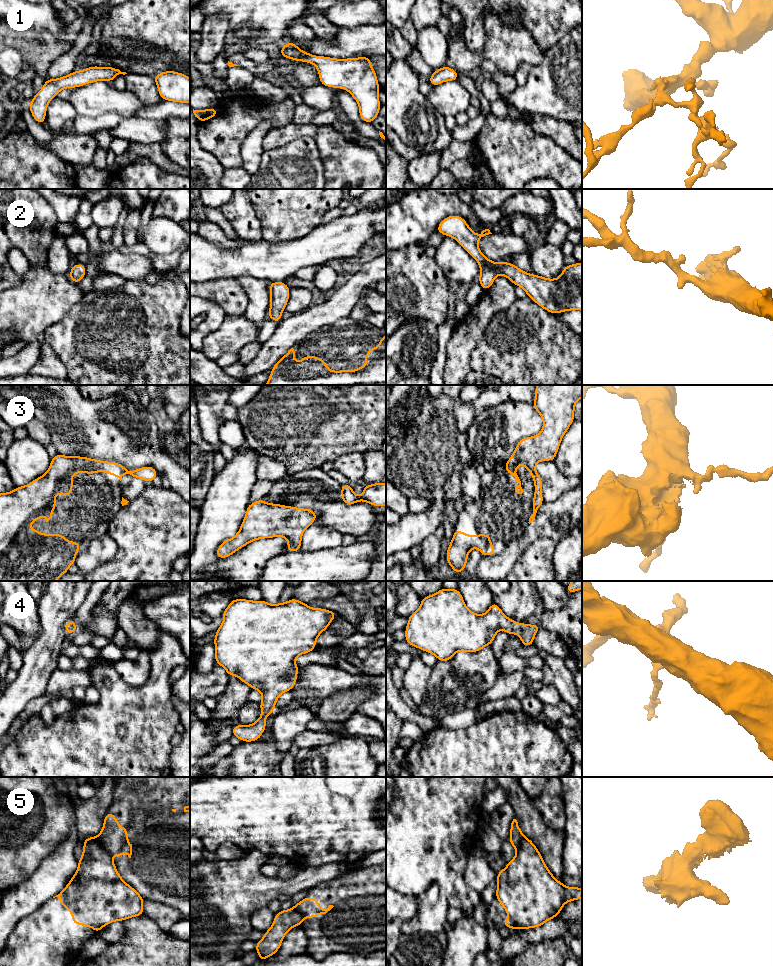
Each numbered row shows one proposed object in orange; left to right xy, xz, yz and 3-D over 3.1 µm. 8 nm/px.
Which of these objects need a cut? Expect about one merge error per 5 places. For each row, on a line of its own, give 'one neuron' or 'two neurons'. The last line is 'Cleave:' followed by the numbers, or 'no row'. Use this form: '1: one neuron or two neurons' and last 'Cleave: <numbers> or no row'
1: one neuron
2: one neuron
3: one neuron
4: one neuron
5: two neurons
Cleave: 5

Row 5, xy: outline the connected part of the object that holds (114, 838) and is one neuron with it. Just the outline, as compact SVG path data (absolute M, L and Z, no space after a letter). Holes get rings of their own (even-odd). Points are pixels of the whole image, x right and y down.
M106 813L102 830L97 838L109 854L115 854L117 858L126 854L131 858L132 844L128 841L128 830L118 823L113 813Z

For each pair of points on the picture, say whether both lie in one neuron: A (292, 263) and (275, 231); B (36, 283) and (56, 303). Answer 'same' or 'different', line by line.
A: different
B: same

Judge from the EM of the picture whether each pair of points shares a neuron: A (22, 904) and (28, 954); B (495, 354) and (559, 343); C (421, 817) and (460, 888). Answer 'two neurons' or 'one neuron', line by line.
A: two neurons
B: one neuron
C: one neuron

